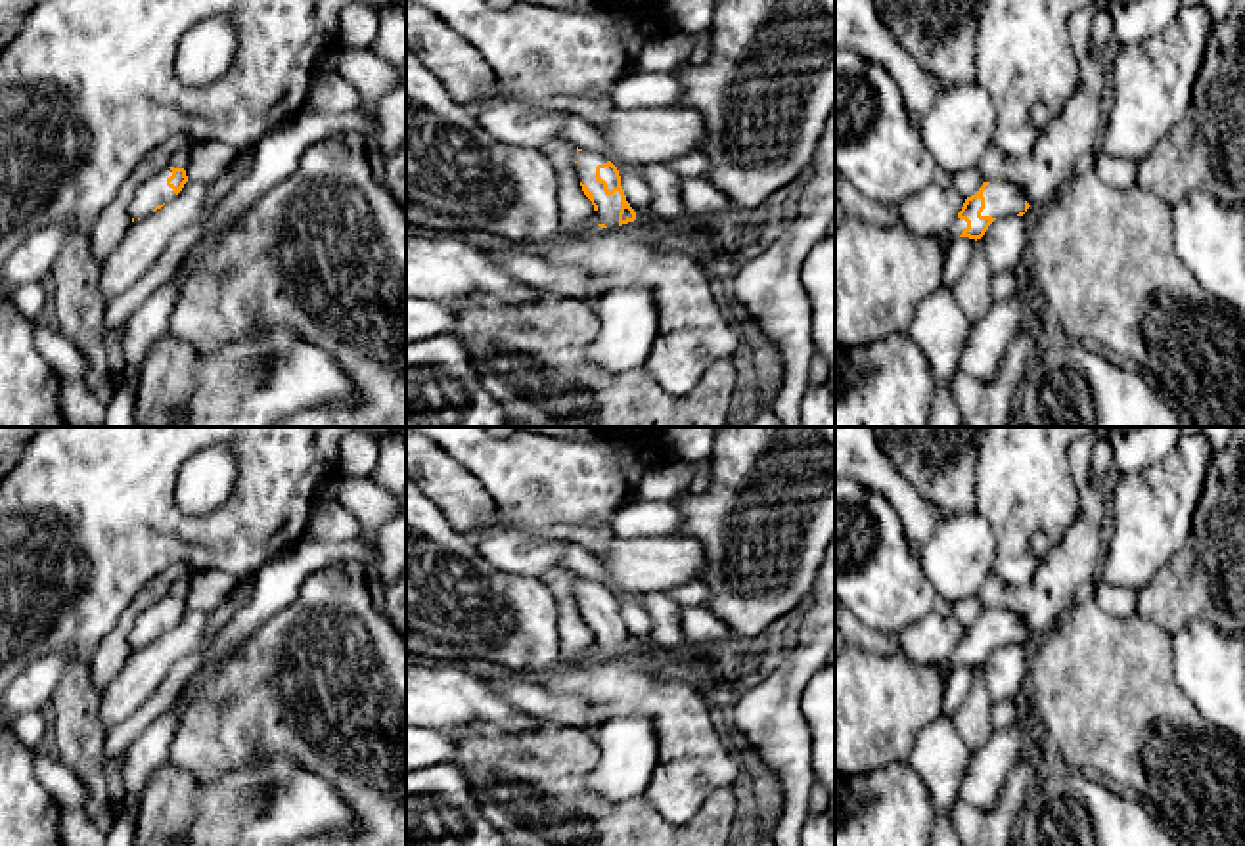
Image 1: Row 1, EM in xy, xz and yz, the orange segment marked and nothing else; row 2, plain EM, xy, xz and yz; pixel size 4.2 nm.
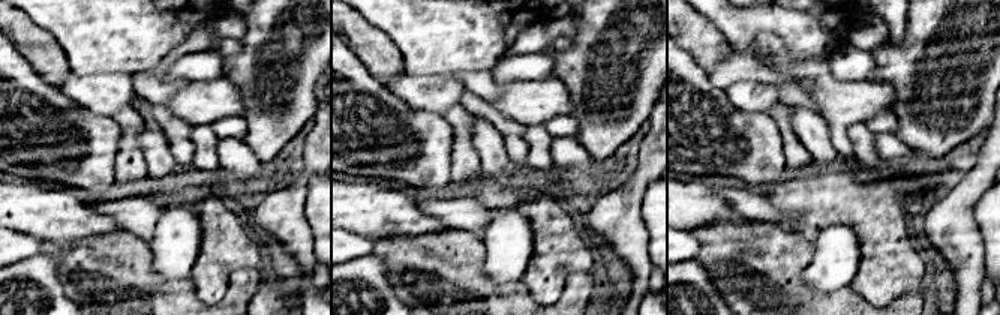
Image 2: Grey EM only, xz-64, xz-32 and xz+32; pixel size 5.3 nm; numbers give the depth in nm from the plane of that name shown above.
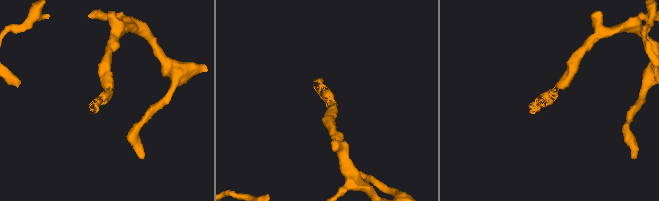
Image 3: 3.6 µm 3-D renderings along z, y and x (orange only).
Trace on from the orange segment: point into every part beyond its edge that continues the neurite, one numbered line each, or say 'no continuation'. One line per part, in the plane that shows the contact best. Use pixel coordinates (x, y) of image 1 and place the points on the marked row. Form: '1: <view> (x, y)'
1: xz (608, 211)

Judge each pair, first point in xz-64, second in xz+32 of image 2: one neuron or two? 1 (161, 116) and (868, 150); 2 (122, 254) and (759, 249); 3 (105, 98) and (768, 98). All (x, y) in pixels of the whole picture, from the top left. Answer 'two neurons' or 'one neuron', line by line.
1: one neuron
2: one neuron
3: one neuron

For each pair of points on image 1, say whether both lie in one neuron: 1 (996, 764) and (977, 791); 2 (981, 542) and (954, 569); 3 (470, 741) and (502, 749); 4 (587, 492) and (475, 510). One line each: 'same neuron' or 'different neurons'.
1: same neuron
2: same neuron
3: same neuron
4: different neurons

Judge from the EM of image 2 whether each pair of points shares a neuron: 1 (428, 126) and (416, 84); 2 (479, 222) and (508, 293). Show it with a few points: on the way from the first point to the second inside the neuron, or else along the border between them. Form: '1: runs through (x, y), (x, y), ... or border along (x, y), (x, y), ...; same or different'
1: border along (392, 93), (411, 107), (441, 116); different
2: border along (449, 227), (468, 230), (480, 239); different

